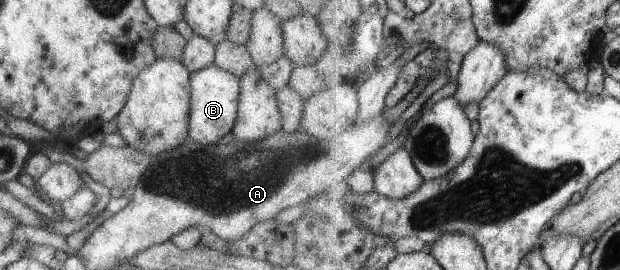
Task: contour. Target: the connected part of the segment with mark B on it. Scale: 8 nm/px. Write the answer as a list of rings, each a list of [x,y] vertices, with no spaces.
[[[213,64],[190,72],[189,84],[188,137],[202,145],[215,145],[219,138],[232,129],[235,122],[240,91],[239,77]]]

